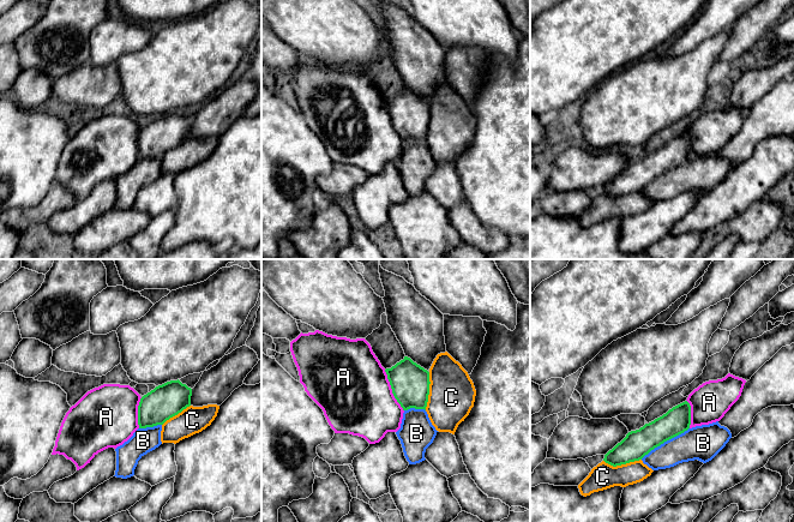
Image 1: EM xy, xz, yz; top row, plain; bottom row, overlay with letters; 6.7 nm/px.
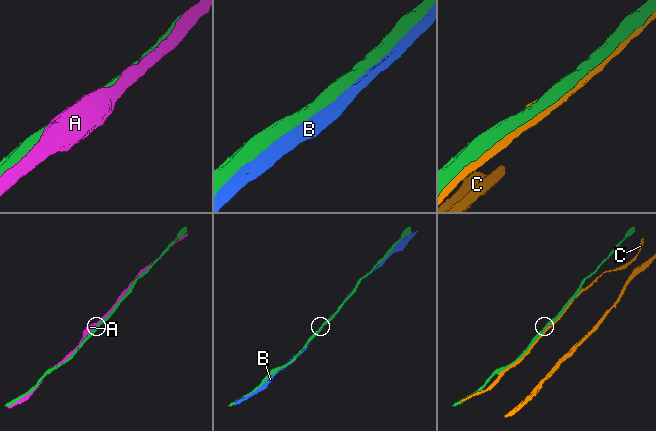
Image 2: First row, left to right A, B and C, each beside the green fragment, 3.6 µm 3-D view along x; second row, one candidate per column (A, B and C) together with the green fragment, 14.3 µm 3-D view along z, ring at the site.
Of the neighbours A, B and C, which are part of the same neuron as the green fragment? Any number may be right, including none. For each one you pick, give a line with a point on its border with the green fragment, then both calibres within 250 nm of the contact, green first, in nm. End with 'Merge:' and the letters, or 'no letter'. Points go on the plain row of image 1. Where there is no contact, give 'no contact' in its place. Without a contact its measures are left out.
Merge: no letter

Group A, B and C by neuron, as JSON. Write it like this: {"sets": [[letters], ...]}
{"sets": [["A"], ["B"], ["C"]]}

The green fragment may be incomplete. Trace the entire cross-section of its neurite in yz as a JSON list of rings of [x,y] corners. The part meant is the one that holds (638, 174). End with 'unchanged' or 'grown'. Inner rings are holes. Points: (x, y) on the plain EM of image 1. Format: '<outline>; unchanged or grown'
[[[685,132],[639,161],[628,163],[604,186],[603,192],[613,198],[639,192],[664,173],[687,162],[690,156],[691,137]]]; unchanged

